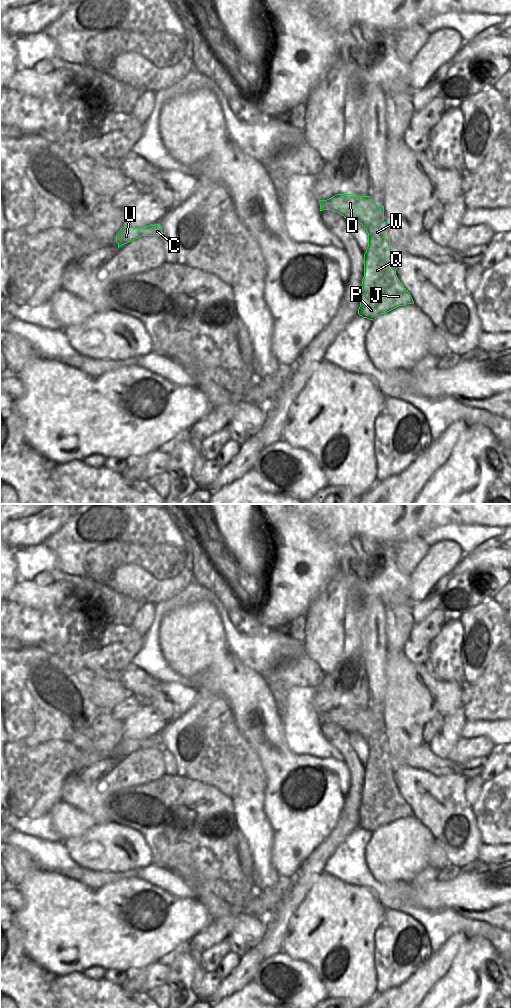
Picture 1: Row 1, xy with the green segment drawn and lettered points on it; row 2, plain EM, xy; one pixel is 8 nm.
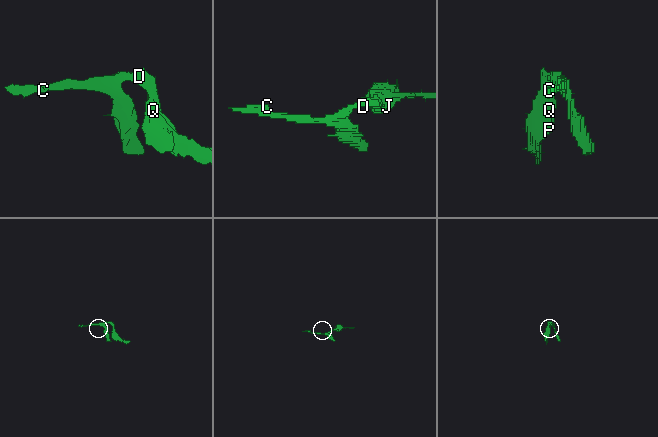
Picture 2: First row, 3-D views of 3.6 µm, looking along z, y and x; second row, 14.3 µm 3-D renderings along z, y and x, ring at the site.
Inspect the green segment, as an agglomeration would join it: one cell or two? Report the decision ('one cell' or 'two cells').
one cell

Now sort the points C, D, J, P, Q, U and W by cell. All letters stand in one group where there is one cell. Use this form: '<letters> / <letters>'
C D J P Q U W

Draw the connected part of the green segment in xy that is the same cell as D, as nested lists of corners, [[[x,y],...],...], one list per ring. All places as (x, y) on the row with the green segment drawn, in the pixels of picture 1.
[[[337,194],[327,200],[319,200],[319,203],[320,211],[331,210],[347,220],[355,220],[368,233],[358,314],[374,321],[381,314],[399,306],[414,304],[410,293],[396,275],[384,221],[384,206],[379,208],[370,196],[355,194]]]

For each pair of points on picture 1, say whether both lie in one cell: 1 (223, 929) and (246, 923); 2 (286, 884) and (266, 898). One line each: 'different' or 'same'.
1: different
2: same

